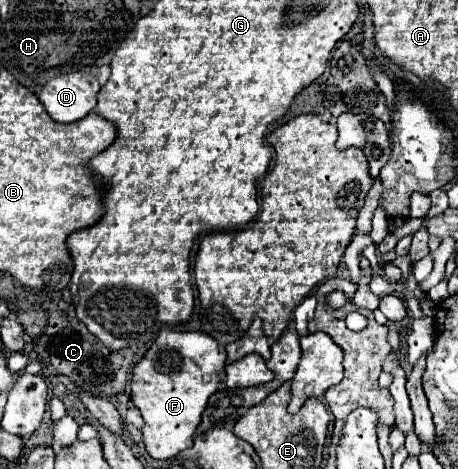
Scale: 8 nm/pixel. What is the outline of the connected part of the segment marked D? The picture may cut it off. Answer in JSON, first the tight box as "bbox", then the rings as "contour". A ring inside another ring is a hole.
{"bbox":[39,71,101,123],"contour":[[[77,71],[53,77],[39,93],[45,111],[57,123],[73,123],[89,115],[97,105],[101,85],[95,75]]]}

